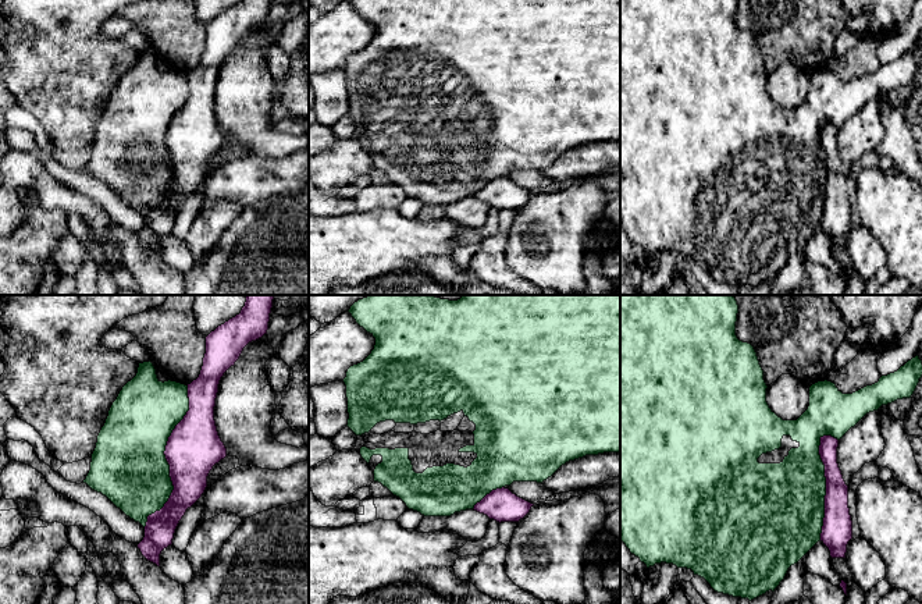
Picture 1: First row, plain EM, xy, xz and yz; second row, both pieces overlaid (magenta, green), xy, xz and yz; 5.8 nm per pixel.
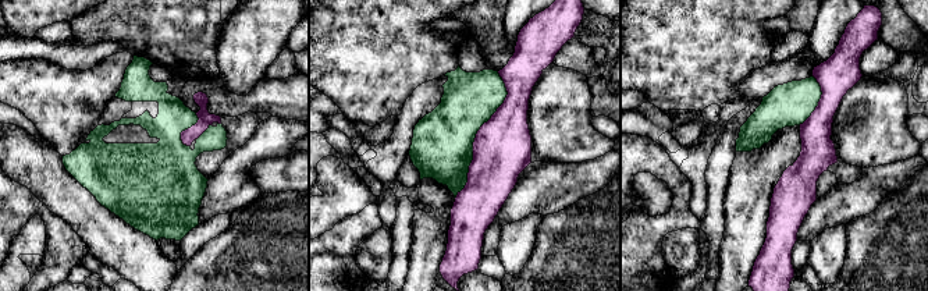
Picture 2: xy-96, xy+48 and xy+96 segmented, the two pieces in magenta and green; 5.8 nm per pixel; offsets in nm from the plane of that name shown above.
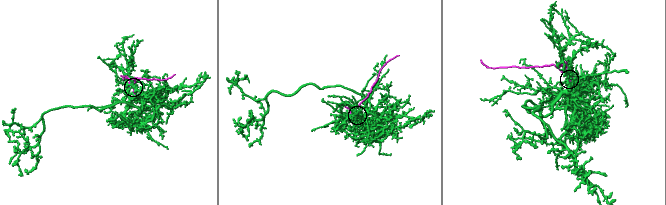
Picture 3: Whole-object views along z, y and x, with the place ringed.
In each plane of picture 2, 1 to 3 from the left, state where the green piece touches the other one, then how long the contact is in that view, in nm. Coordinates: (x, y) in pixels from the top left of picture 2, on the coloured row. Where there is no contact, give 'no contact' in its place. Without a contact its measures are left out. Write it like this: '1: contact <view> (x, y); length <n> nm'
1: contact xy-96 (185, 130); length 200 nm
2: contact xy+48 (476, 135); length 800 nm
3: contact xy+96 (820, 100); length 300 nm

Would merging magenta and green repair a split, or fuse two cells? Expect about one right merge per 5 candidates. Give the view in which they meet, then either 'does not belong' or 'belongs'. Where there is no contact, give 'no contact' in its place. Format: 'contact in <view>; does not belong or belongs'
contact in xy; does not belong

